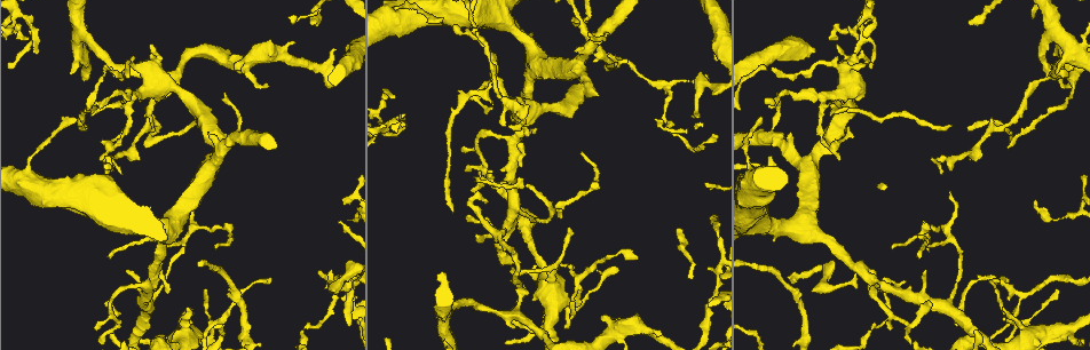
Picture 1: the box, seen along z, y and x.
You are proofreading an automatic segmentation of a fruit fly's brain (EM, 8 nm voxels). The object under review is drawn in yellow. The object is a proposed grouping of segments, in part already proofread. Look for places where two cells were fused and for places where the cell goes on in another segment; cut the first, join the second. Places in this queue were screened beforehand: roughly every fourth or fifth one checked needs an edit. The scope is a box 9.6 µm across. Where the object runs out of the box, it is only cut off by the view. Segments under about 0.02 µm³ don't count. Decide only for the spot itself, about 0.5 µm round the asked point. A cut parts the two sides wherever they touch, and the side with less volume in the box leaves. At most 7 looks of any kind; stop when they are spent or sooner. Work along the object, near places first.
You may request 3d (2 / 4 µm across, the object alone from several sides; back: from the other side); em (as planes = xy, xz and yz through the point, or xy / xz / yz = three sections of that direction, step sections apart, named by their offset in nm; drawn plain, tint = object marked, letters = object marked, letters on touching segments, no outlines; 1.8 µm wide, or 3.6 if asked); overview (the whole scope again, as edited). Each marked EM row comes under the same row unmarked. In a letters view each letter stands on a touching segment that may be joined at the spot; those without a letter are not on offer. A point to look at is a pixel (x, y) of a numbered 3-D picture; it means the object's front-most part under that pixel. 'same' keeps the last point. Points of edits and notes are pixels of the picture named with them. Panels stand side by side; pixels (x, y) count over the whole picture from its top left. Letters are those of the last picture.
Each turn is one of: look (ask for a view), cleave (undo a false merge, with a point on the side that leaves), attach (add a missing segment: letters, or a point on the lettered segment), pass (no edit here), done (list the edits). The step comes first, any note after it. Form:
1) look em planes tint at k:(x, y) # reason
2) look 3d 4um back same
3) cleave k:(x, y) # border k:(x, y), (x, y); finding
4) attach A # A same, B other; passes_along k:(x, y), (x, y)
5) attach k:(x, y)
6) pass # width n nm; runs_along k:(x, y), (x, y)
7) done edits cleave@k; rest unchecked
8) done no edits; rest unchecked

look 3d 2um at 1:(548, 322) # a fork

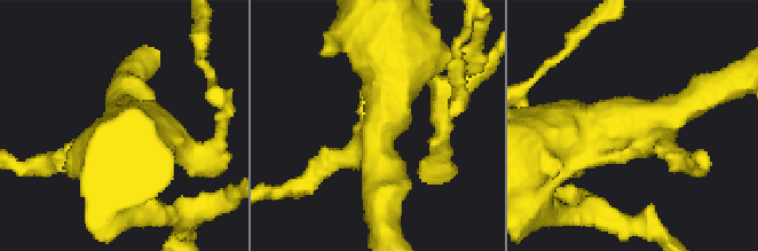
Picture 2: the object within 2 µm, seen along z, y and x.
look em xz step 16 letters at 2:(637, 128)

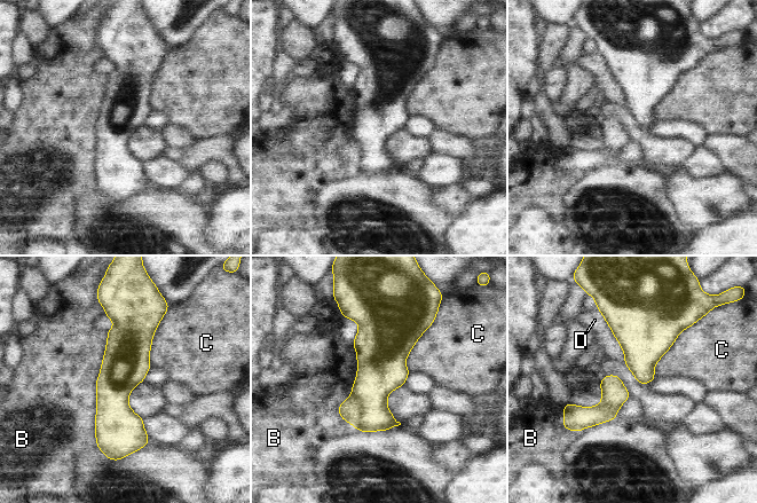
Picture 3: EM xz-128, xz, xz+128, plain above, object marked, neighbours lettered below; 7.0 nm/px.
cleave 3:(375, 380) # B other, C other, D other; border 3:(354, 394), (360, 417), (353, 425); a second cell is stuck on

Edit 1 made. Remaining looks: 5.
look overview # redraw

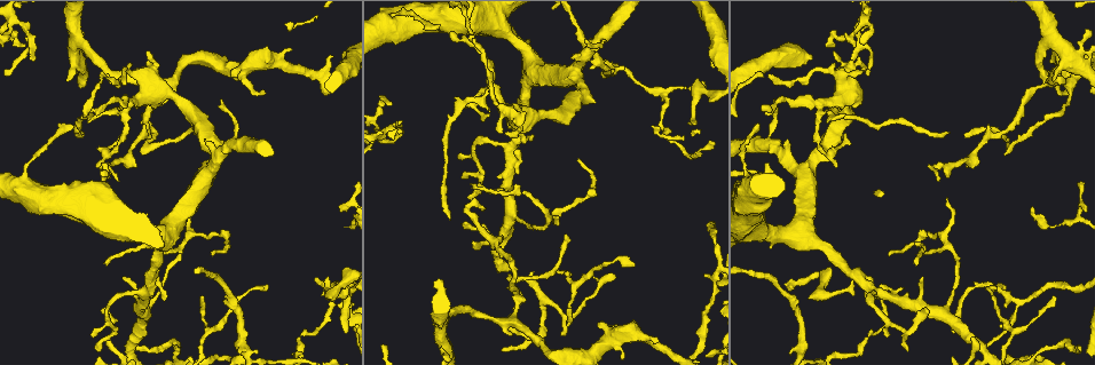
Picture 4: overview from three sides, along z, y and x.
look em yz step 8 letters at 4:(947, 200) # thin end

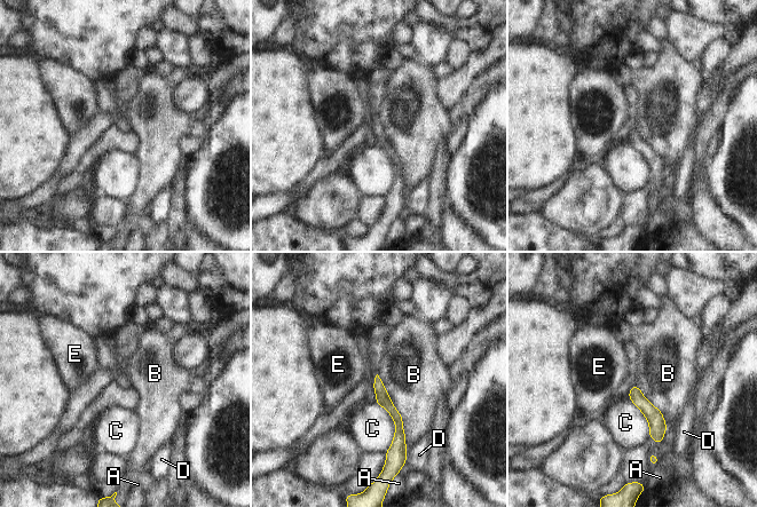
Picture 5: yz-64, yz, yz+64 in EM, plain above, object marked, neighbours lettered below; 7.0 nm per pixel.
pass # A other, B other, C other, D other, E other; runs_along 5:(377, 380), (399, 421), (396, 446); no lettered segment goes on from it

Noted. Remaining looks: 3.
look em yz step 16 tint at 4:(939, 180) # thin end

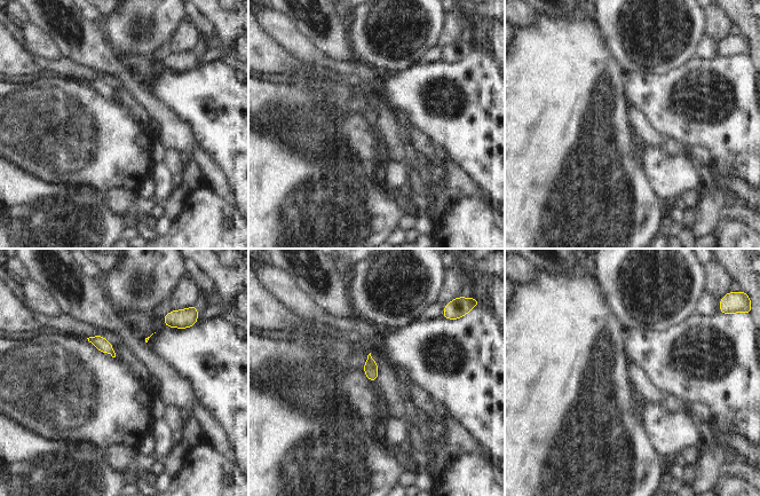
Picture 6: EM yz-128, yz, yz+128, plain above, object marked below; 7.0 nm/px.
look em planes tint same

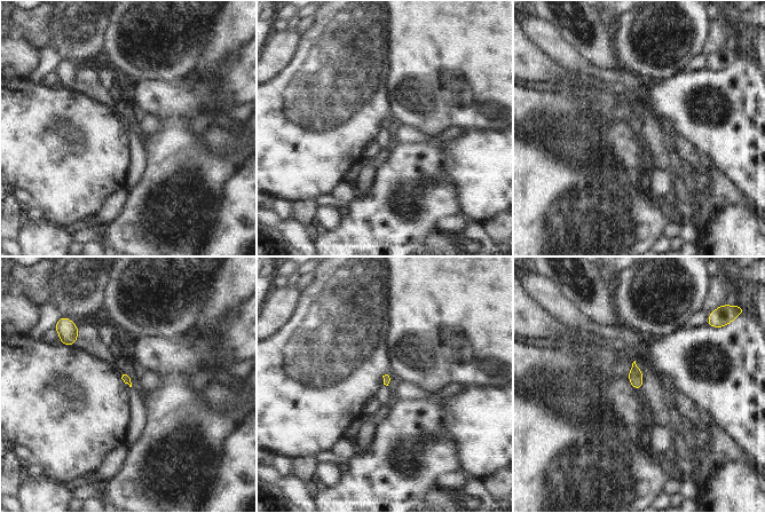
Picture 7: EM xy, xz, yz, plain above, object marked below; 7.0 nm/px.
look em planes letters same # see the neighbours

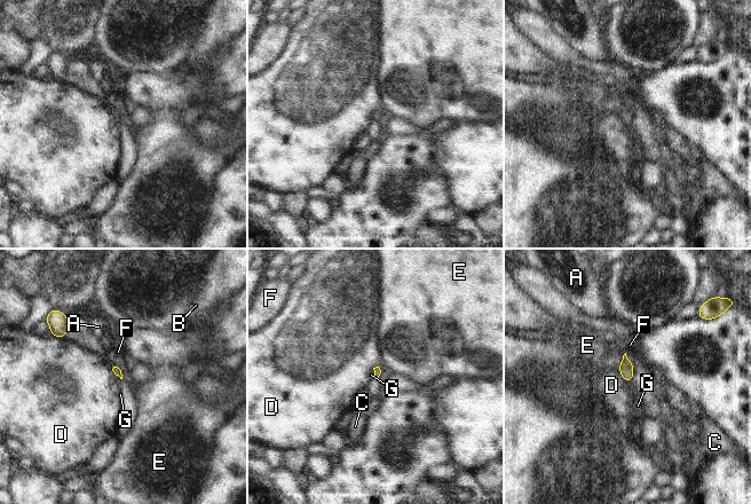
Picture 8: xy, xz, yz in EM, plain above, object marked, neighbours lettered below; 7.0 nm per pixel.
pass # A other, B other, C other, D other, E other, F other, G other; no lettered segment goes on from it

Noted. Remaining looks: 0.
done edits cleave@3; rest unchecked

